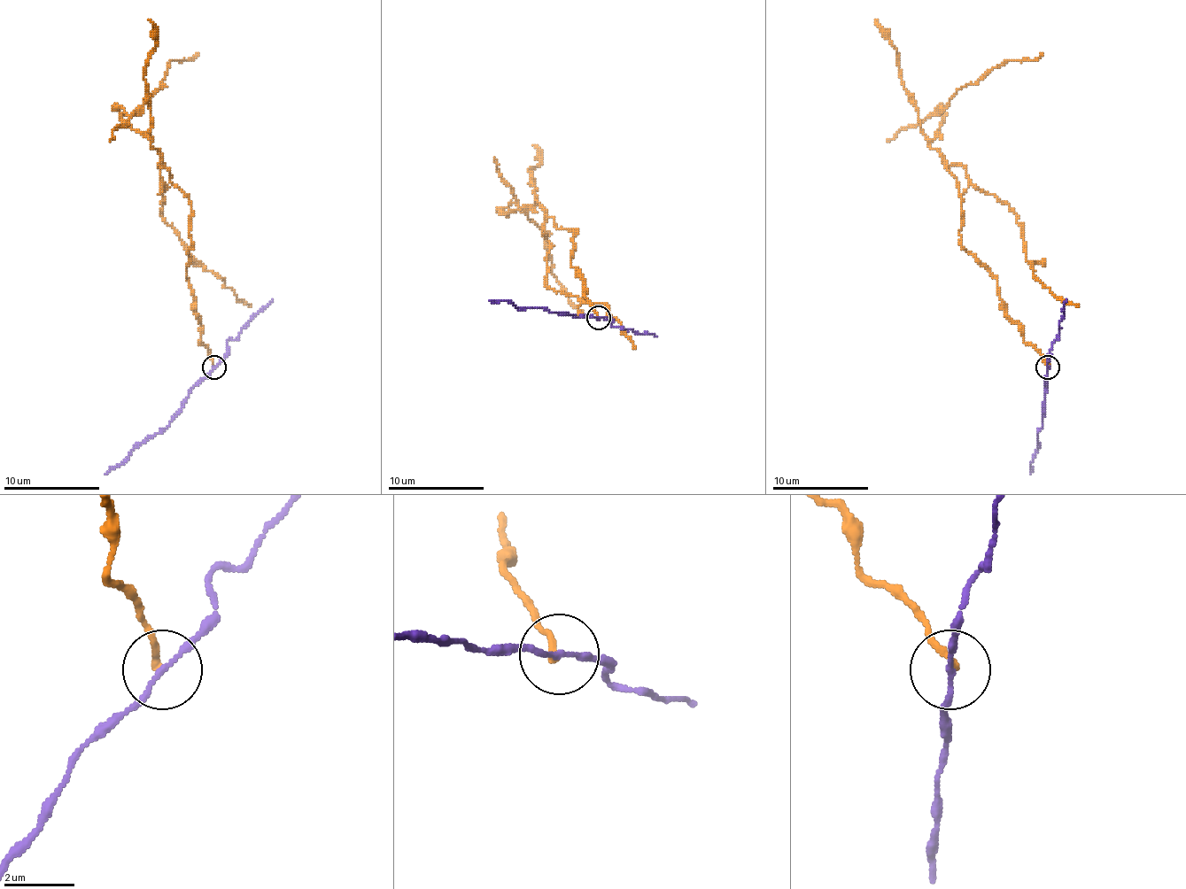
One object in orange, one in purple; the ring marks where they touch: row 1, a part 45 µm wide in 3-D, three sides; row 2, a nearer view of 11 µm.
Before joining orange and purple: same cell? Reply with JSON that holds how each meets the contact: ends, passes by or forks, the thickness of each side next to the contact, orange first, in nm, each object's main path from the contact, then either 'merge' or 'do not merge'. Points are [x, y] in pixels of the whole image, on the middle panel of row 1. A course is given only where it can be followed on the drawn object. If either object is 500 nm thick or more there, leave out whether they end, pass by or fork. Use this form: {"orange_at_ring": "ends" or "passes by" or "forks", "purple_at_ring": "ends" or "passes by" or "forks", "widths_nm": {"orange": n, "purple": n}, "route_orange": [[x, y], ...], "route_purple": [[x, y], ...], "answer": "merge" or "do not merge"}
{"orange_at_ring": "ends", "purple_at_ring": "passes by", "widths_nm": {"orange": 180, "purple": 140}, "route_orange": [[600, 320], [570, 265], [576, 231], [537, 200], [503, 207], [546, 234], [552, 274], [583, 313]], "route_purple": [[600, 317], [576, 317], [489, 300]], "answer": "do not merge"}

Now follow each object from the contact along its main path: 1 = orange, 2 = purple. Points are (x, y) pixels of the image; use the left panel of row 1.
1: (215, 367), (186, 278), (191, 201), (119, 108), (134, 115), (162, 86), (172, 60), (198, 53)
2: (215, 367), (191, 390), (176, 416), (104, 474)

